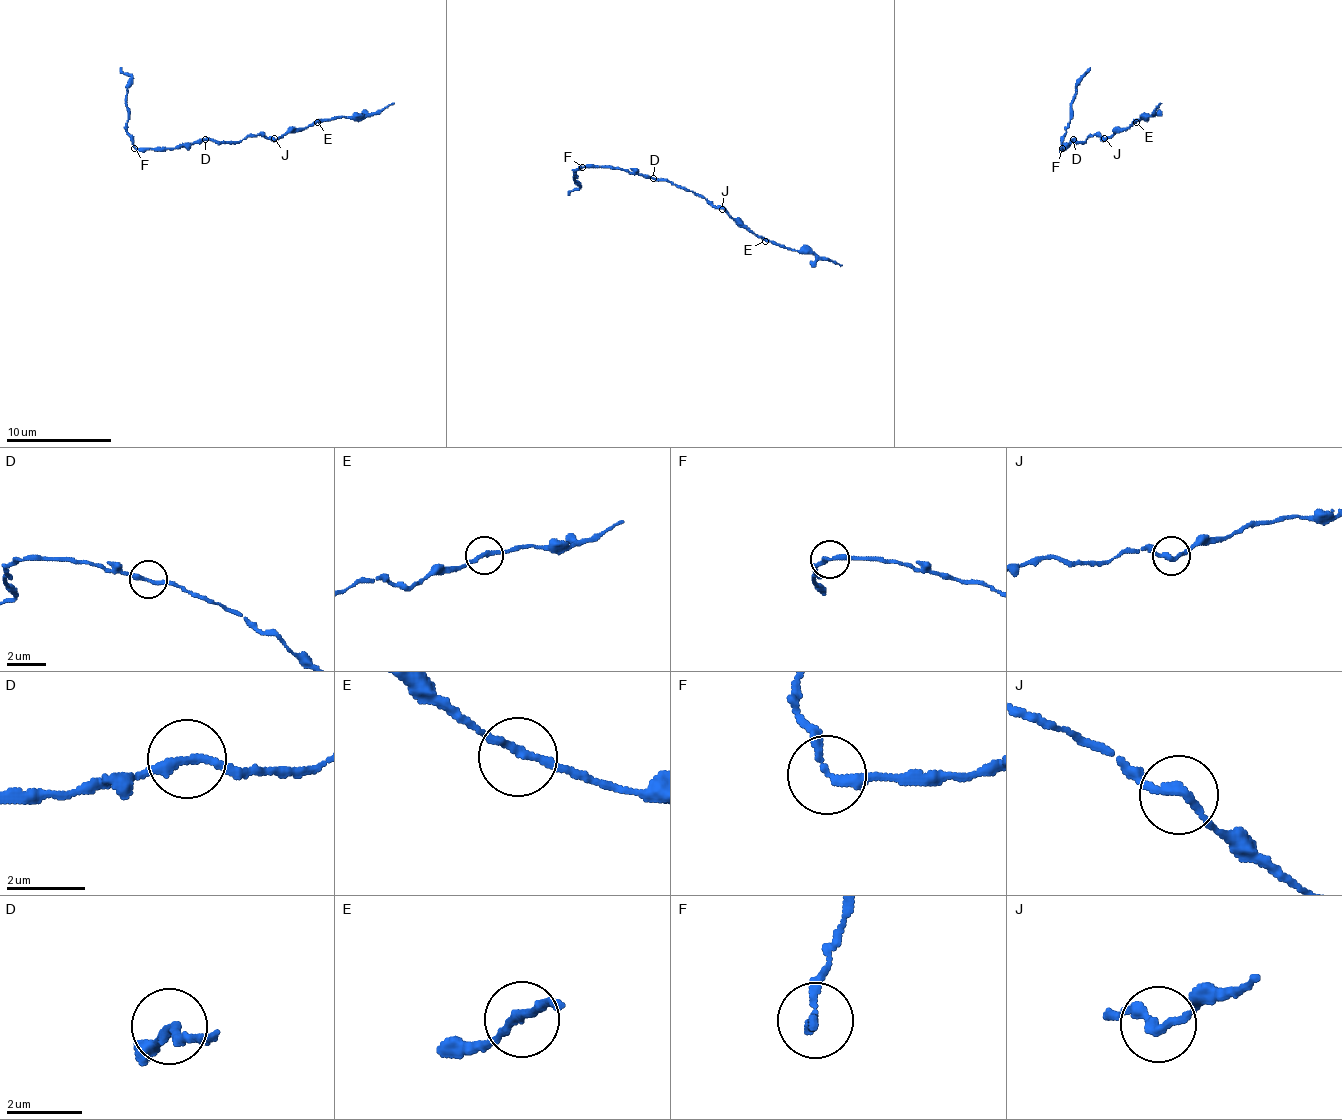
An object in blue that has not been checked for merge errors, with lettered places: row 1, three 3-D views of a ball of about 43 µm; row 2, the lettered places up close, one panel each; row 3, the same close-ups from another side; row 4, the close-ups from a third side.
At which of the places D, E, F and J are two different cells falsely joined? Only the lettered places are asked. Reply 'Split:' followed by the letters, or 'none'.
Split: F

